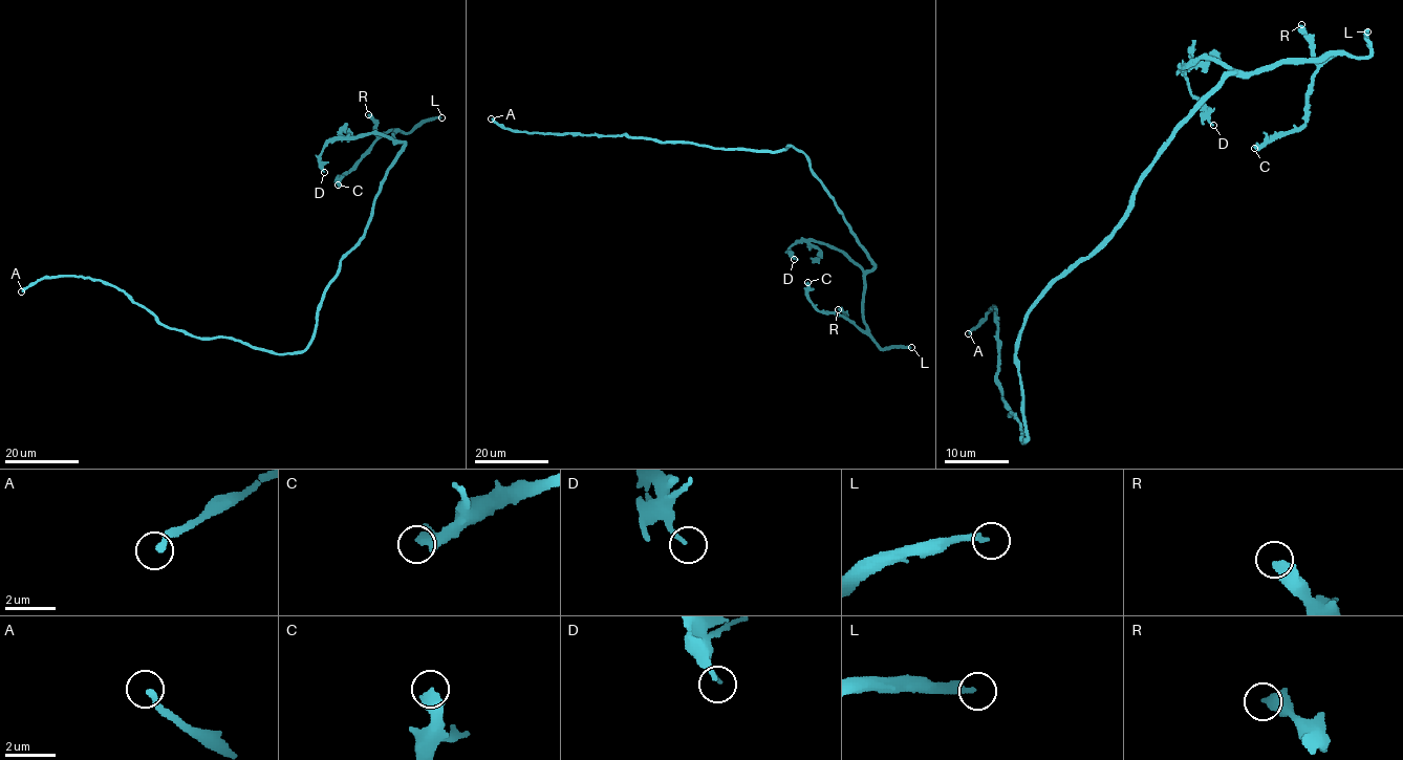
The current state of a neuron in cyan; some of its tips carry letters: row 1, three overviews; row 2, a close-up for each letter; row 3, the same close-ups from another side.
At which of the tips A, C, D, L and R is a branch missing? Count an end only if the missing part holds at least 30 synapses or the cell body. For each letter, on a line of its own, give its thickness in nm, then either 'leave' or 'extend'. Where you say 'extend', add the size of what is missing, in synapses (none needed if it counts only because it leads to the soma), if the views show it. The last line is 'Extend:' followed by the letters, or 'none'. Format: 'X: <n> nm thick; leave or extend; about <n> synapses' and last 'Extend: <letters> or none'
A: 240 nm thick; leave
C: 440 nm thick; extend; about 80 synapses
D: 130 nm thick; leave
L: 240 nm thick; extend; about 250 synapses
R: 480 nm thick; leave
Extend: C, L

